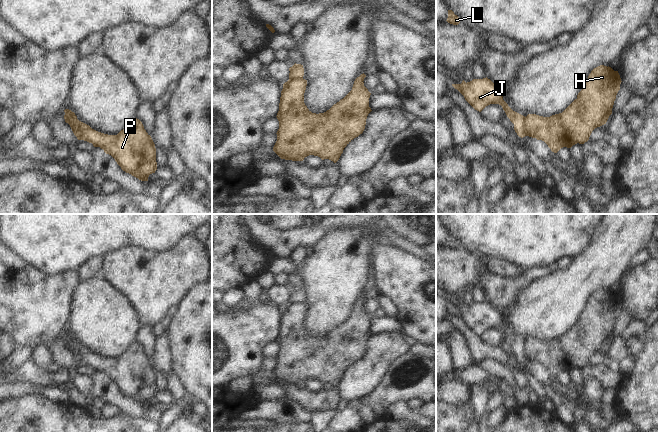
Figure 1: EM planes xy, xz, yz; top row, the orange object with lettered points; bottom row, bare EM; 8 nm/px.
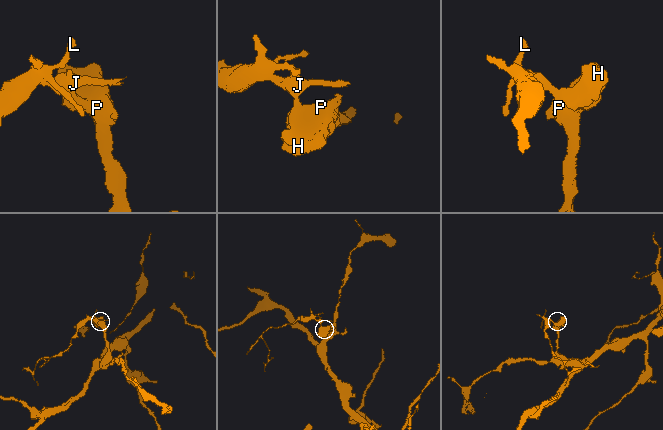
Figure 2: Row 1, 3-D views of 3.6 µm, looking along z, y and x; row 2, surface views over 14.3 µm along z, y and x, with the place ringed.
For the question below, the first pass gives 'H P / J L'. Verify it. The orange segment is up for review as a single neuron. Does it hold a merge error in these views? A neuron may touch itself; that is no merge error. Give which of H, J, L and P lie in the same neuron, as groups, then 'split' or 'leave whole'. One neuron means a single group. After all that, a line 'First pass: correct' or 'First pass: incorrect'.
H P / J L | split
First pass: correct

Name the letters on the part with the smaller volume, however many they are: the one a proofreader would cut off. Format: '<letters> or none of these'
J, L

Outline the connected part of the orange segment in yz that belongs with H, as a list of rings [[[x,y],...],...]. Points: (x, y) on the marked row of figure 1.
[[[600,65],[594,68],[577,98],[562,113],[550,117],[528,114],[524,120],[526,136],[544,141],[554,153],[563,147],[571,148],[577,143],[584,144],[589,140],[592,131],[606,124],[612,114],[621,82],[618,71],[611,67]]]

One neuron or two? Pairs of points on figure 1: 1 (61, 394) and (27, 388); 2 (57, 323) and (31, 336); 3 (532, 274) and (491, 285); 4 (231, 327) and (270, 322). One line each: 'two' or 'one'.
1: one
2: one
3: one
4: one

